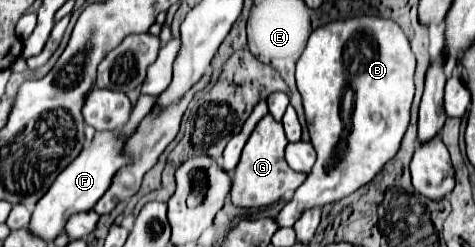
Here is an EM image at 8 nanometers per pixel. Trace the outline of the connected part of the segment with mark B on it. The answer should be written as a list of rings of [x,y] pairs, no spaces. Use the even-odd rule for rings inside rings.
[[[354,16],[346,20],[328,22],[310,34],[308,46],[296,62],[296,86],[302,96],[306,126],[318,160],[304,184],[296,190],[294,198],[282,208],[278,216],[280,228],[294,226],[298,216],[308,208],[324,206],[350,196],[354,190],[368,184],[382,170],[382,166],[396,156],[410,124],[410,106],[414,98],[414,68],[416,58],[410,50],[406,34],[396,22],[390,22],[388,18]],[[342,108],[352,110],[350,126],[346,126],[342,120]]]

